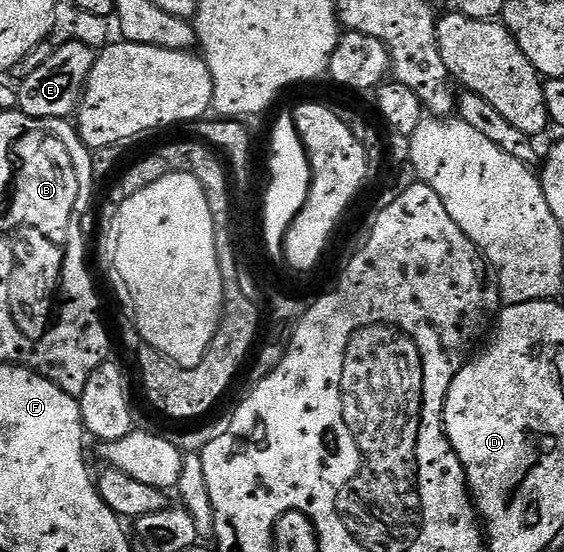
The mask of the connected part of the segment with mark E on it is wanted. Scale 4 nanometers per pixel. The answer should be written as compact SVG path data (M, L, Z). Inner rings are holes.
M71 40L68 44L58 45L52 56L18 85L18 111L38 120L70 117L83 99L83 90L87 86L87 79L95 65L95 58L96 53L92 45L82 44L79 40Z

